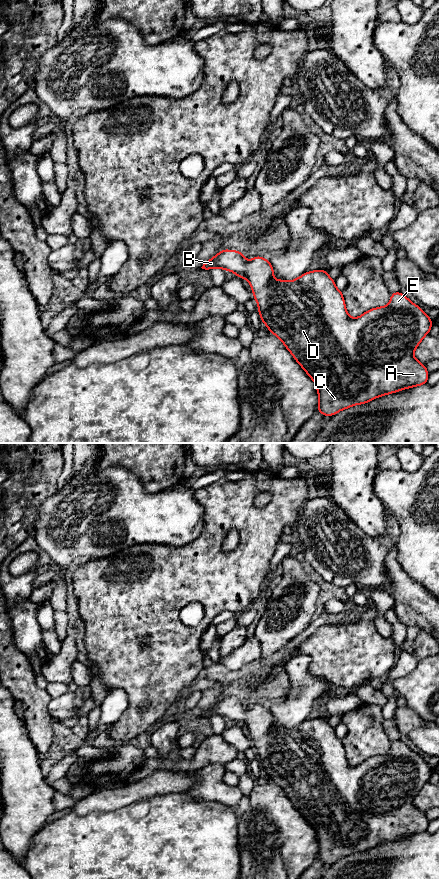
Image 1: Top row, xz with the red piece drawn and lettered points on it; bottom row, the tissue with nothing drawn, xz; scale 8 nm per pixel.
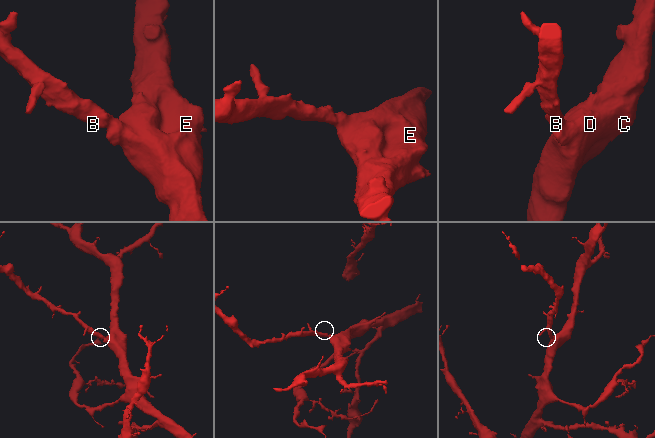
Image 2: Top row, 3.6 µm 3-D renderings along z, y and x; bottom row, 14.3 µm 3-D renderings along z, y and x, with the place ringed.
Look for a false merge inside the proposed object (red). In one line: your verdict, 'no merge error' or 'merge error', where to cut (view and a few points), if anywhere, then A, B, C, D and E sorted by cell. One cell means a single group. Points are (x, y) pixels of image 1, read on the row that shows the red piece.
no merge error; cut none; groups A B C D E

